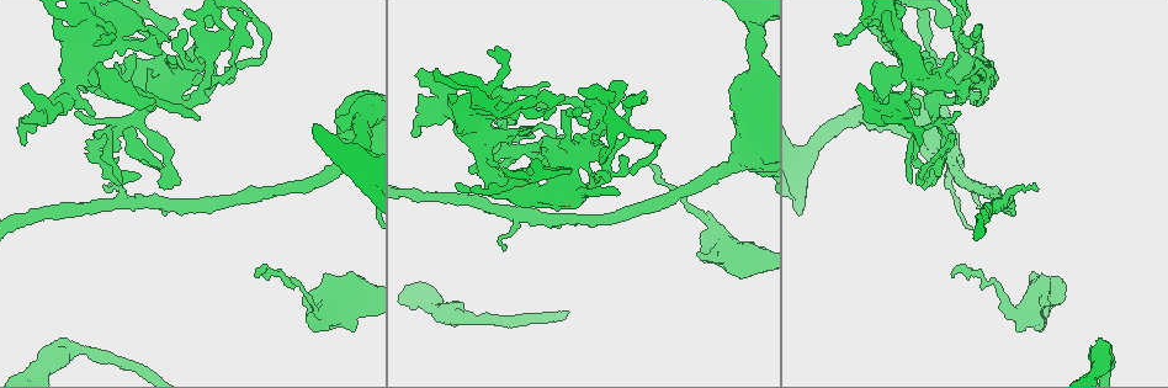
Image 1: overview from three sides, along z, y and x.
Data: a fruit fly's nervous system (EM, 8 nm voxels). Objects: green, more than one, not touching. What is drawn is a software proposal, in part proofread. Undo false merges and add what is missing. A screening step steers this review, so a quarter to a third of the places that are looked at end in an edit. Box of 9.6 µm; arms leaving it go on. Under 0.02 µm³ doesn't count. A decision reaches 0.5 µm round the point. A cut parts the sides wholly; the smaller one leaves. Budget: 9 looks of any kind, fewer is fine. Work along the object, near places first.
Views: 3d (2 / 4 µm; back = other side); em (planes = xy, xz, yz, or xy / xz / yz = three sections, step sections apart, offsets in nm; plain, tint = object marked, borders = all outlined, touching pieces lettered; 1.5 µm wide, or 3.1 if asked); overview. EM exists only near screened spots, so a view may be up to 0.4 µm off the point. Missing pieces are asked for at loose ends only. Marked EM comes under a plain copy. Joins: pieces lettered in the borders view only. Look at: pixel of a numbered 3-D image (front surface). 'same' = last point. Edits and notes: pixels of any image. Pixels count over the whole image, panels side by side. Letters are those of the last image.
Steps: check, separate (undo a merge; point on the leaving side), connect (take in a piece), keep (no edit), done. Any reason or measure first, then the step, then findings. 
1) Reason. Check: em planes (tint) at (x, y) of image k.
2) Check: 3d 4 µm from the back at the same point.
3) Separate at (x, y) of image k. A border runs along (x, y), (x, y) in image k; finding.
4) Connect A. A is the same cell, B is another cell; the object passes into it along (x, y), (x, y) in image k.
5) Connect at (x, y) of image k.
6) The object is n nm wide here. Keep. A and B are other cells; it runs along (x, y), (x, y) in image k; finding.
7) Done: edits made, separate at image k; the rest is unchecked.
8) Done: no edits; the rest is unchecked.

Thin neck. Check: 3d 4 µm from the back at (498, 78) of image 1.

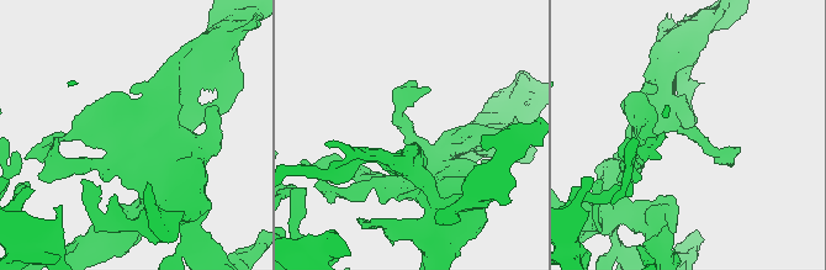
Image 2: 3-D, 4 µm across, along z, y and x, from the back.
Check: em yz step 8 (borders) at (413, 134) of image 2.

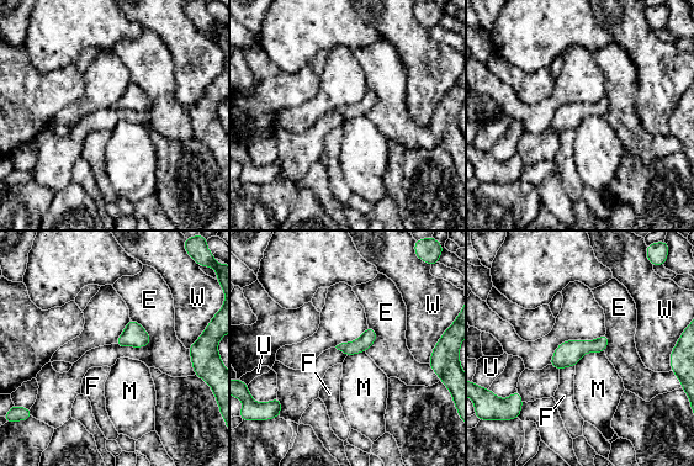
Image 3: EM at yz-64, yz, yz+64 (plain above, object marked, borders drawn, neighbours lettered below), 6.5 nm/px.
Keep. E, F, M, U and W are other cells; a border runs along (604, 351), (587, 351), (575, 365) in image 3; continuous, no second neuron.

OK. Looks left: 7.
Check: em planes (borders) at (946, 86) of image 1.

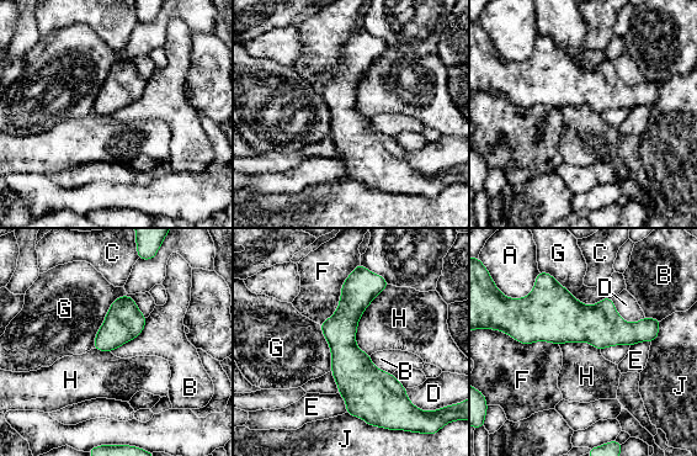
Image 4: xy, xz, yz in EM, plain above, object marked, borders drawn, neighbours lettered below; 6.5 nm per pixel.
Keep. A, B, C, D, E, F, G, H and J are other cells; it runs along (363, 274), (346, 359), (368, 418) in image 4; one neuron here.

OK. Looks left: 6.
Thin end. Check: 3d 4 µm from the back at (196, 117) of image 1.

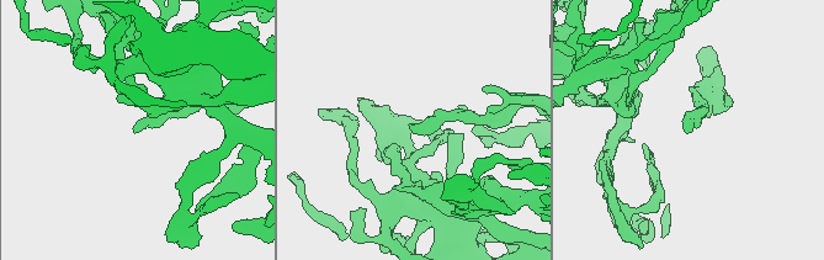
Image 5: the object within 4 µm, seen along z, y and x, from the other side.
Check: em planes (borders) at (412, 131) of image 5.

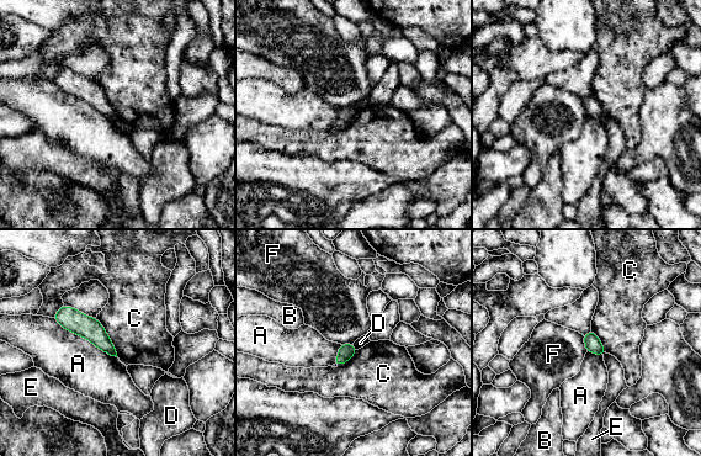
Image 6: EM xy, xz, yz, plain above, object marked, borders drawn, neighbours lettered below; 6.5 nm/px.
Keep. A, B, C, D, E and F are other cells; a border runs along (95, 318), (104, 328), (117, 356) in image 6; none of them fits.

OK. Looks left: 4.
Stops while still wide. Check: 3d 4 µm from the back at (1043, 328) of image 1.

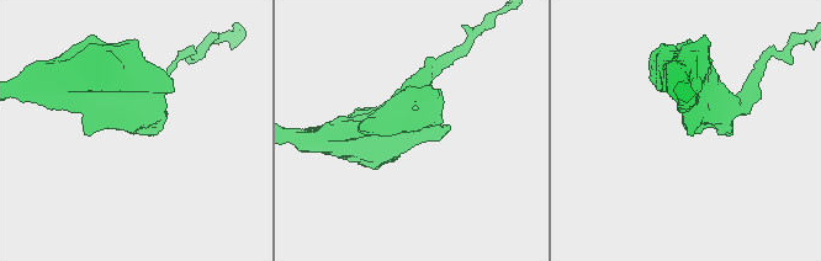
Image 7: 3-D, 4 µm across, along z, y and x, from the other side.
Shape alone is not enough. Check: em yz step 8 (tint) at (407, 128) of image 7.

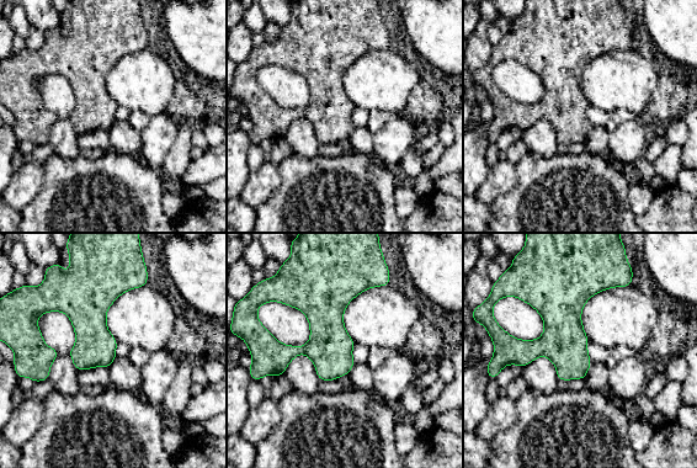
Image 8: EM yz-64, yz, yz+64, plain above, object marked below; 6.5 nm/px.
Check: em xy step 8 (borders) at the same point.

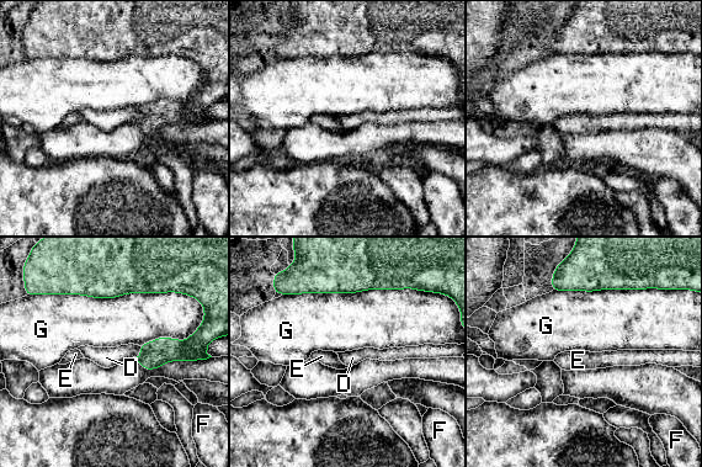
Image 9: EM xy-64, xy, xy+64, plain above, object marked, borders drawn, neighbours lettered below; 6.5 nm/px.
Keep. D, E, F and G are other cells; a border runs along (38, 293), (184, 295) in image 9; no lettered piece goes on from it.

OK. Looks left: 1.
Done: no edits; the rest is unchecked.

